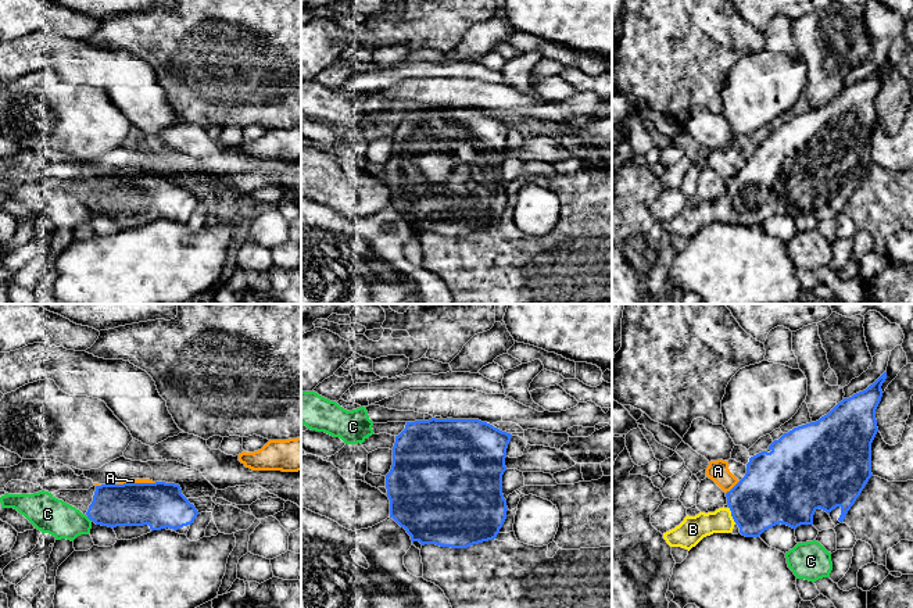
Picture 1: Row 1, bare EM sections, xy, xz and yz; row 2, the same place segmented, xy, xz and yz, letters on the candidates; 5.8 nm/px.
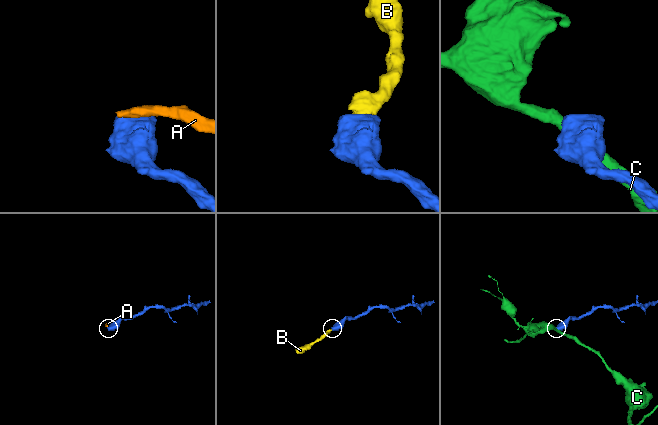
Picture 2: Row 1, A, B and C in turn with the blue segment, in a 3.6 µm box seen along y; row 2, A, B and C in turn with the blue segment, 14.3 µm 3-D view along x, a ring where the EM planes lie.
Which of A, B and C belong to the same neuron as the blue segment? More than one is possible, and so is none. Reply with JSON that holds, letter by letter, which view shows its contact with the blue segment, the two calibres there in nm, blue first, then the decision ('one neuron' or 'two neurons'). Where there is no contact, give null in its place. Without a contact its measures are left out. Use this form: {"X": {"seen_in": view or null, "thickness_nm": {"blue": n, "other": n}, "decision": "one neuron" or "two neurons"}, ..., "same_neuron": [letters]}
{"A": {"seen_in": "xy", "thickness_nm": {"blue": 260, "other": 30}, "decision": "two neurons"}, "B": {"seen_in": "yz", "thickness_nm": {"blue": 360, "other": 160}, "decision": "one neuron"}, "C": {"seen_in": "xy", "thickness_nm": {"blue": 260, "other": 220}, "decision": "two neurons"}, "same_neuron": ["B"]}

